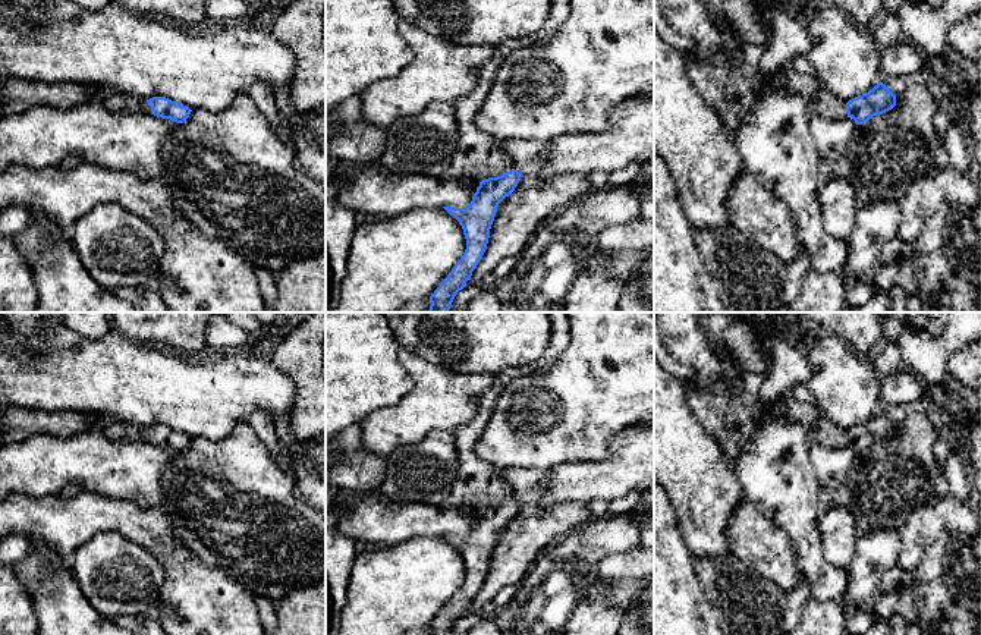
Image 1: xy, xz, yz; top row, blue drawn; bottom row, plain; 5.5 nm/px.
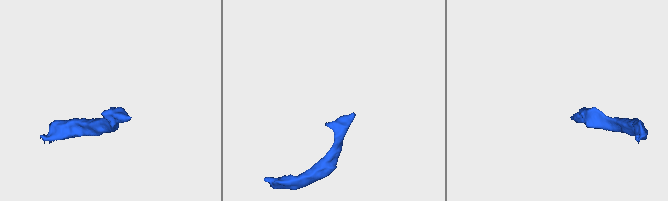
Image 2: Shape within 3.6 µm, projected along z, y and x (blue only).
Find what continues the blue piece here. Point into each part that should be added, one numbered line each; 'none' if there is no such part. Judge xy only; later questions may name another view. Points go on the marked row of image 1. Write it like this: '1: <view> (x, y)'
1: xy (115, 101)

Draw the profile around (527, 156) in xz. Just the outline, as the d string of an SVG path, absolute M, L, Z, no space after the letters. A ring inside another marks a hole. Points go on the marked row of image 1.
M509 139L501 142L501 148L513 160L515 166L523 172L540 170L548 147L550 141Z

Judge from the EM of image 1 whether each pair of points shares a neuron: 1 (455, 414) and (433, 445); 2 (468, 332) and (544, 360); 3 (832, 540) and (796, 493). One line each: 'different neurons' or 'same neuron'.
1: different neurons
2: different neurons
3: different neurons

